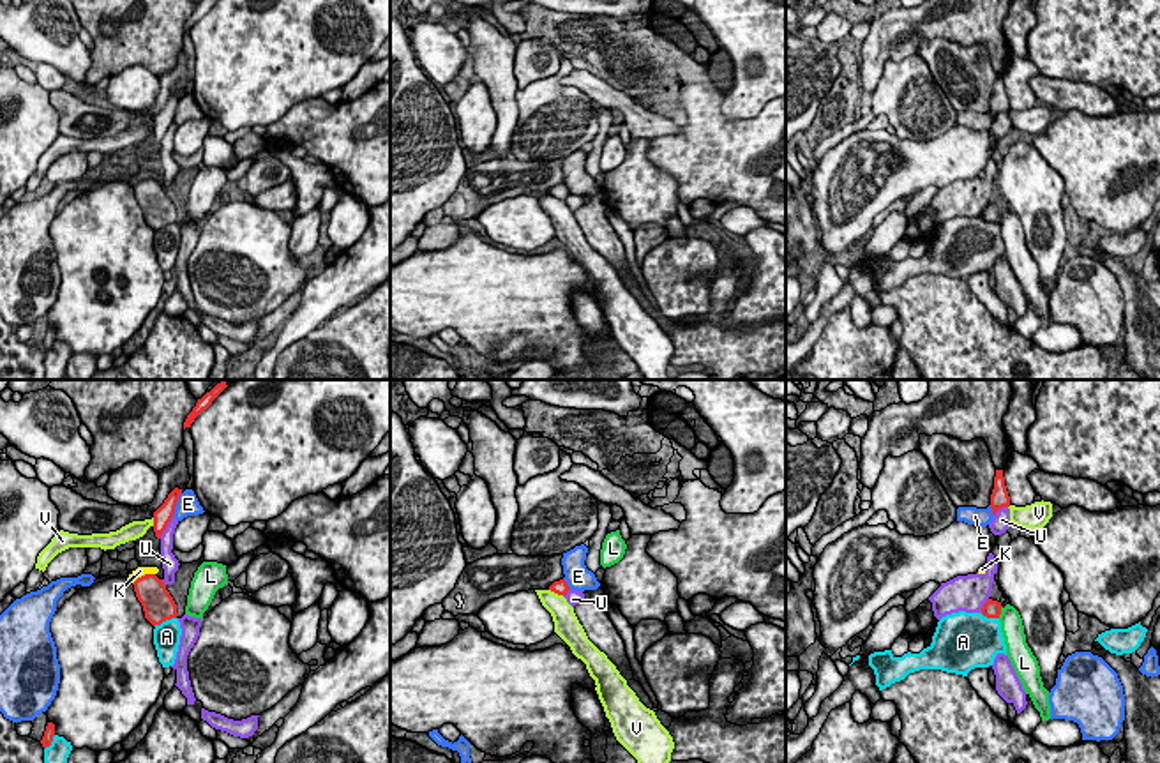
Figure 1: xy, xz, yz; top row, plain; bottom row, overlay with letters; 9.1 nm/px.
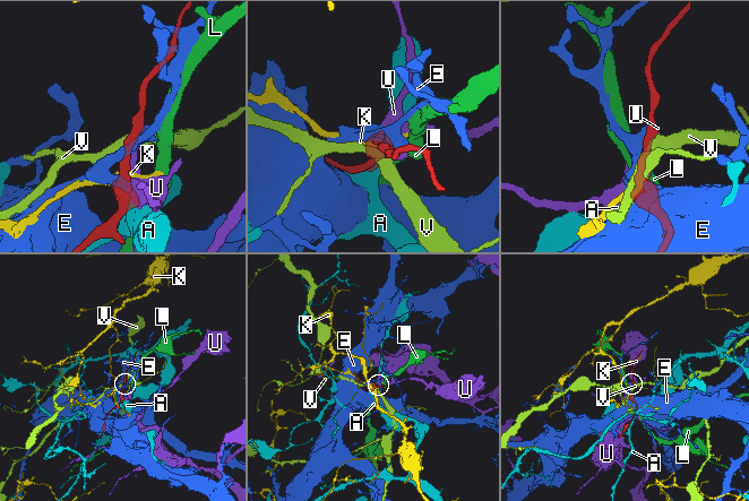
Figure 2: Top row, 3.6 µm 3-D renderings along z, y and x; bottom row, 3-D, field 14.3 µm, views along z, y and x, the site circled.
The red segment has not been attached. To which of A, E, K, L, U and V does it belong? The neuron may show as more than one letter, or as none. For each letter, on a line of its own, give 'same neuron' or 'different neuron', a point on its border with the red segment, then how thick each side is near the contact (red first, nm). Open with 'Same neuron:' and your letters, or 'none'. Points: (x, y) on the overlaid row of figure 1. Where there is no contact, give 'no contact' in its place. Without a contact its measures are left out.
Same neuron: E
A: different neuron; contact xy (165, 620); calibres 280 and 260 nm
E: same neuron; contact xy (175, 506); calibres 160 and 200 nm
K: different neuron; contact xy (145, 574); calibres 280 and 90 nm
L: different neuron; contact yz (1000, 611); calibres 160 and 200 nm
U: different neuron; contact xy (166, 525); calibres 160 and 130 nm
V: different neuron; contact xz (557, 592); calibres 130 and 220 nm

